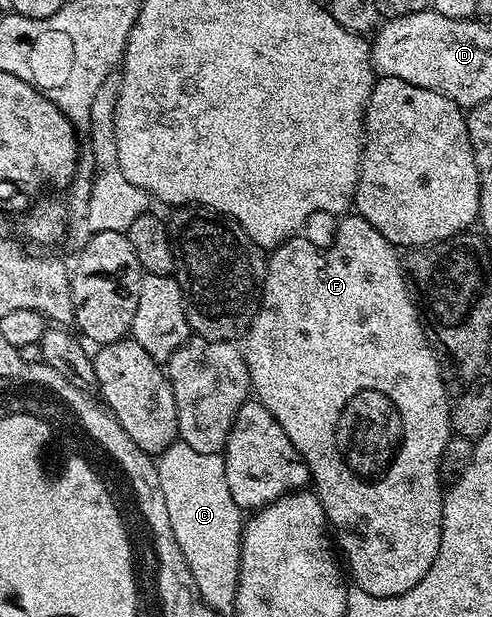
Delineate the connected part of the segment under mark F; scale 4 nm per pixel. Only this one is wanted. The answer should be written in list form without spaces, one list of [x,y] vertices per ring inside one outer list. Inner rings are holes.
[[[345,215],[340,218],[340,221],[341,226],[337,229],[337,238],[334,239],[333,246],[326,253],[319,246],[304,241],[301,235],[294,236],[272,250],[265,270],[265,291],[261,294],[261,309],[257,312],[257,318],[254,319],[253,326],[244,338],[246,341],[245,345],[243,344],[243,352],[245,361],[249,364],[251,389],[256,400],[265,405],[267,411],[271,411],[271,415],[287,431],[287,437],[291,439],[295,451],[305,460],[305,466],[309,469],[312,482],[315,485],[317,483],[315,492],[321,498],[321,505],[325,508],[328,524],[332,528],[333,525],[337,528],[335,541],[339,549],[339,544],[341,544],[342,550],[340,549],[340,552],[343,554],[343,561],[347,566],[347,573],[351,581],[351,576],[353,576],[352,584],[376,597],[398,597],[400,593],[406,593],[408,589],[415,587],[419,583],[419,579],[423,579],[423,575],[429,570],[439,551],[441,507],[443,504],[441,452],[451,436],[449,424],[451,397],[448,397],[450,394],[447,392],[447,381],[443,376],[438,354],[423,328],[418,306],[417,309],[413,306],[415,297],[411,292],[411,285],[407,280],[402,258],[400,256],[397,258],[398,250],[360,215]],[[355,399],[363,399],[365,405],[363,405],[361,413],[355,417],[355,423],[351,423],[351,429],[347,431],[347,435],[341,431],[341,425],[339,425],[341,445],[337,443],[333,447],[335,419]]]

